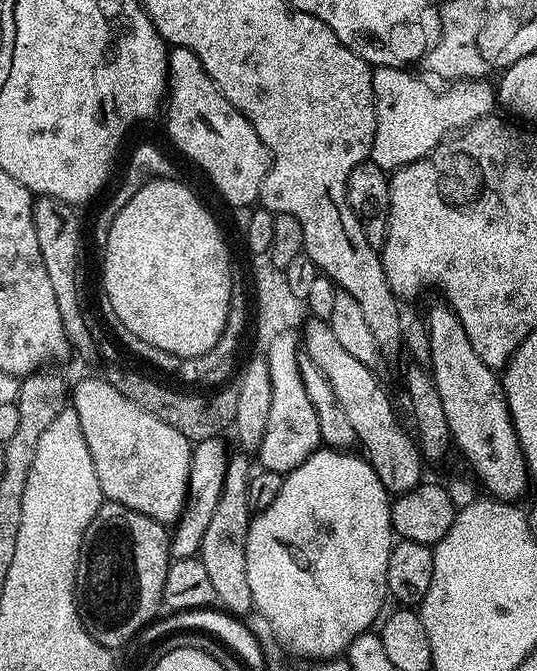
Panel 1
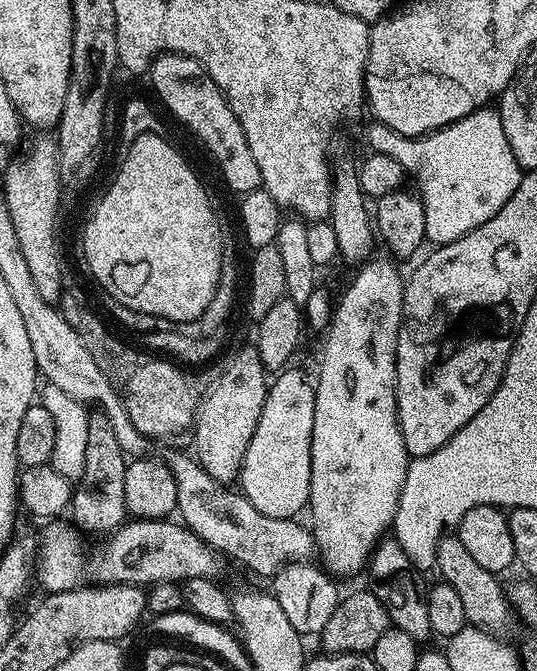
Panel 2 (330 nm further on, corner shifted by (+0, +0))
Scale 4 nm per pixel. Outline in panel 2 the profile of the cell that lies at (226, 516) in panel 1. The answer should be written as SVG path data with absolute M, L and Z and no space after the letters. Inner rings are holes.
M256 347L240 348L233 354L232 361L225 366L224 373L214 380L199 401L194 421L194 456L206 470L206 474L210 474L210 478L222 485L231 485L240 475L250 438L254 438L254 430L258 430L258 418L262 418L262 406L266 402L269 383Z

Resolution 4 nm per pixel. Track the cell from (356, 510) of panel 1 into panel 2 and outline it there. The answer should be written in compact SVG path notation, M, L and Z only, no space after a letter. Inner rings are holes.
M369 259L367 262L359 265L360 273L352 280L352 285L345 290L334 304L332 313L332 323L326 329L324 340L324 361L320 364L320 380L318 379L318 387L316 390L316 401L314 402L314 430L312 431L312 465L310 466L310 494L308 495L307 505L312 508L312 524L310 523L310 531L313 541L318 542L318 550L324 554L328 560L329 571L337 574L348 576L351 572L356 572L365 567L368 557L371 555L372 549L380 542L384 532L393 527L396 519L396 511L400 505L400 491L404 485L404 475L410 467L410 457L404 439L402 438L402 430L400 429L400 419L396 413L396 347L398 346L398 338L400 337L400 325L404 322L404 286L405 277L400 277L400 272L395 268L397 265L391 259L376 260Z

